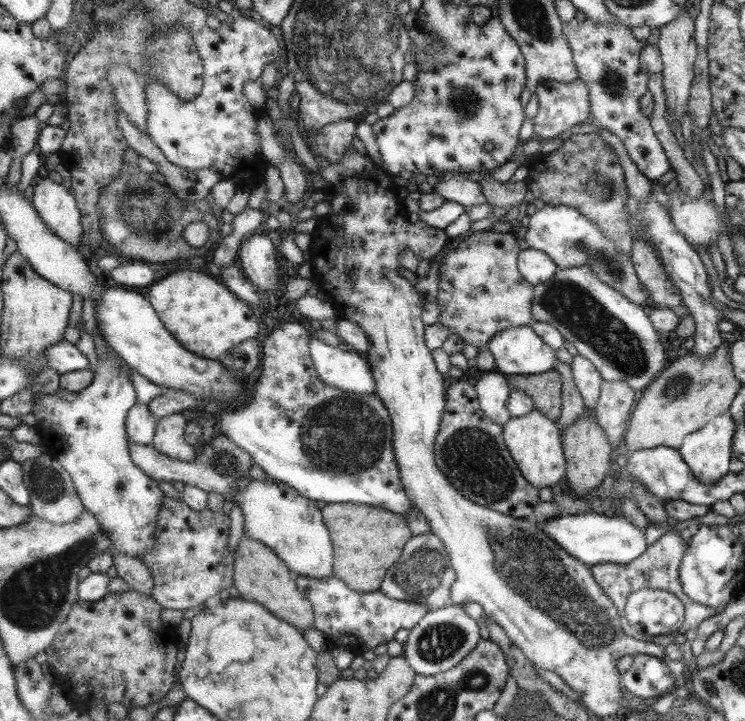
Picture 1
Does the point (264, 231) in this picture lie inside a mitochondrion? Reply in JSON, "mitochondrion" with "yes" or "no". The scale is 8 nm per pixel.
{"mitochondrion":"no"}

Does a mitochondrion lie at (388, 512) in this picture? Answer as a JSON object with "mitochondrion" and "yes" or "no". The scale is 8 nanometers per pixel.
{"mitochondrion":"no"}

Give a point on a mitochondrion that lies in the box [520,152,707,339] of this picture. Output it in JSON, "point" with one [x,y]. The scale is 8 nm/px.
{"point":[612,265]}

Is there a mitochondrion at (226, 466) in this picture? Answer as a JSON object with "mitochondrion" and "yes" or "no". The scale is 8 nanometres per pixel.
{"mitochondrion":"yes"}

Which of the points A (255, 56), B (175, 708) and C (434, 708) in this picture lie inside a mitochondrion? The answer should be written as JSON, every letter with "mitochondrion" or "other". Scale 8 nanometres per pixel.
{"A":"other","B":"other","C":"mitochondrion"}

